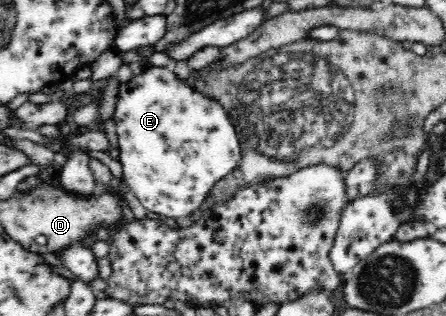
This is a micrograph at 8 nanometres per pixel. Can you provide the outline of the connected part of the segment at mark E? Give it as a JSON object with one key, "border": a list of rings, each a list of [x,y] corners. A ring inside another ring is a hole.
{"border":[[[171,66],[145,68],[139,76],[122,82],[117,96],[112,117],[118,135],[118,161],[126,184],[146,210],[174,220],[191,217],[204,204],[216,182],[240,164],[242,148],[229,112],[216,98],[204,96],[178,78]]]}

